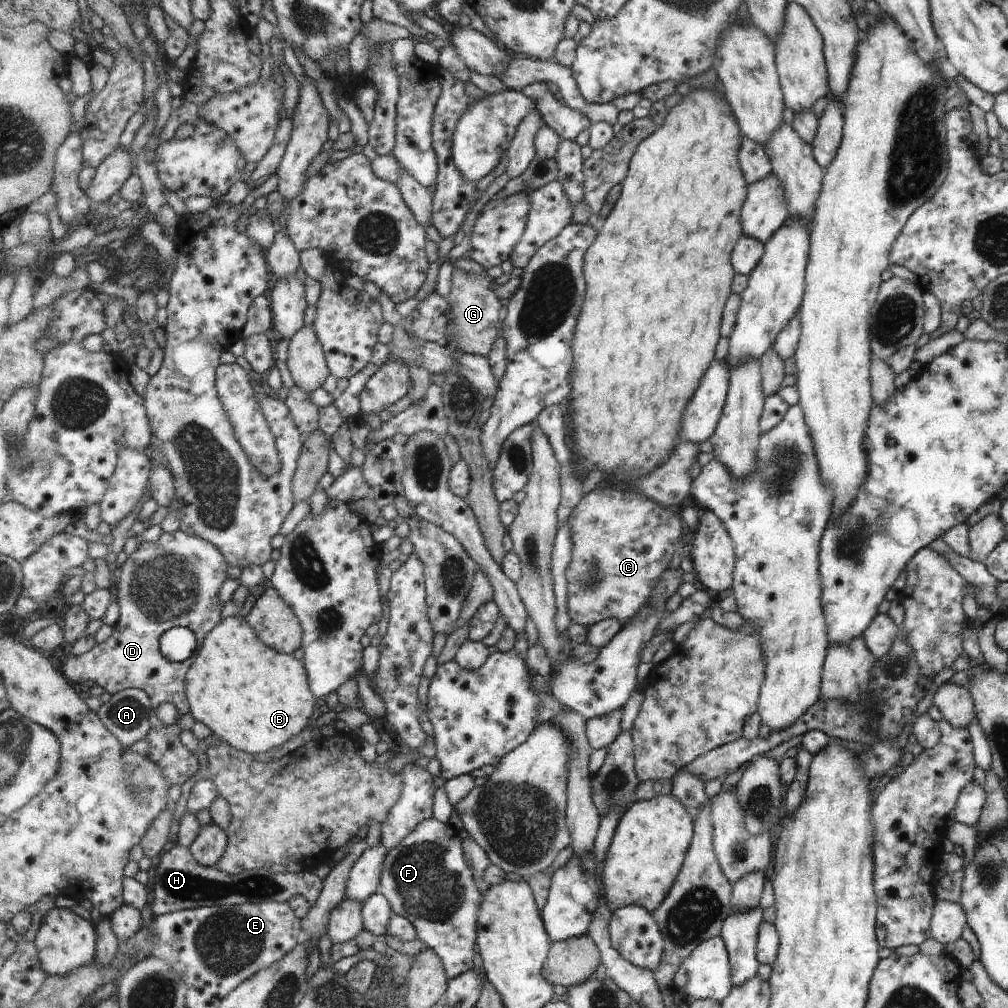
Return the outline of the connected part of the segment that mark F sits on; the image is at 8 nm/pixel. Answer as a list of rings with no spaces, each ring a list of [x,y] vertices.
[[[434,817],[428,818],[397,848],[390,850],[384,864],[379,892],[391,903],[395,914],[403,915],[416,926],[420,939],[441,957],[450,979],[460,977],[478,965],[482,966],[482,956],[476,943],[482,894],[474,870],[465,860],[461,836],[449,823],[440,822]]]

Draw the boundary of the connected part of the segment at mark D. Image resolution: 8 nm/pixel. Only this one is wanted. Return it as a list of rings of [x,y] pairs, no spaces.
[[[181,529],[164,533],[151,543],[142,542],[137,551],[126,559],[118,569],[113,569],[114,578],[112,590],[119,604],[119,619],[111,638],[104,643],[96,643],[87,653],[79,656],[69,656],[63,666],[63,672],[74,685],[93,680],[113,696],[125,689],[144,690],[153,703],[163,704],[165,700],[173,700],[172,704],[183,715],[183,706],[187,702],[186,678],[187,670],[193,666],[194,657],[186,661],[169,660],[162,652],[160,640],[163,634],[175,627],[187,627],[198,638],[200,647],[205,637],[220,622],[223,614],[223,603],[219,600],[221,584],[227,582],[229,563],[225,555],[212,543],[197,535],[187,534]]]

